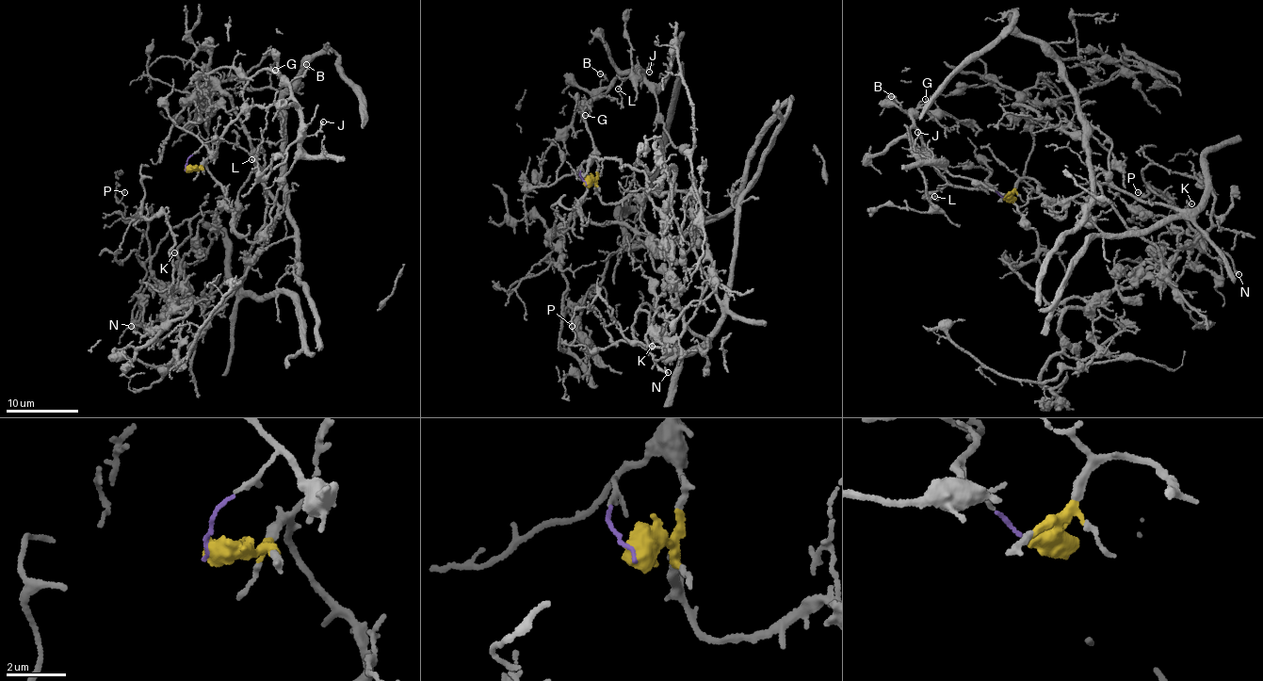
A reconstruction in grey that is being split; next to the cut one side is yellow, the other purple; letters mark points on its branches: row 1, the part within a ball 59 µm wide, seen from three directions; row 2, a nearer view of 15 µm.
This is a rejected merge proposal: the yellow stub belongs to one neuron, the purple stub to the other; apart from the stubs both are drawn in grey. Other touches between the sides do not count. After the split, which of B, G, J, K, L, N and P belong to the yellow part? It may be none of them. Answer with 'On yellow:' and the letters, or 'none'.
On yellow: K, N, P

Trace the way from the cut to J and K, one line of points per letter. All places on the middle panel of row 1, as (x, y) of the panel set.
J: (586, 182), (580, 173), (593, 149), (581, 112), (583, 105), (630, 71), (642, 72), (650, 63), (649, 72)
K: (586, 182), (603, 202), (693, 199), (721, 315), (711, 345), (686, 327), (654, 348), (639, 311), (653, 347)

